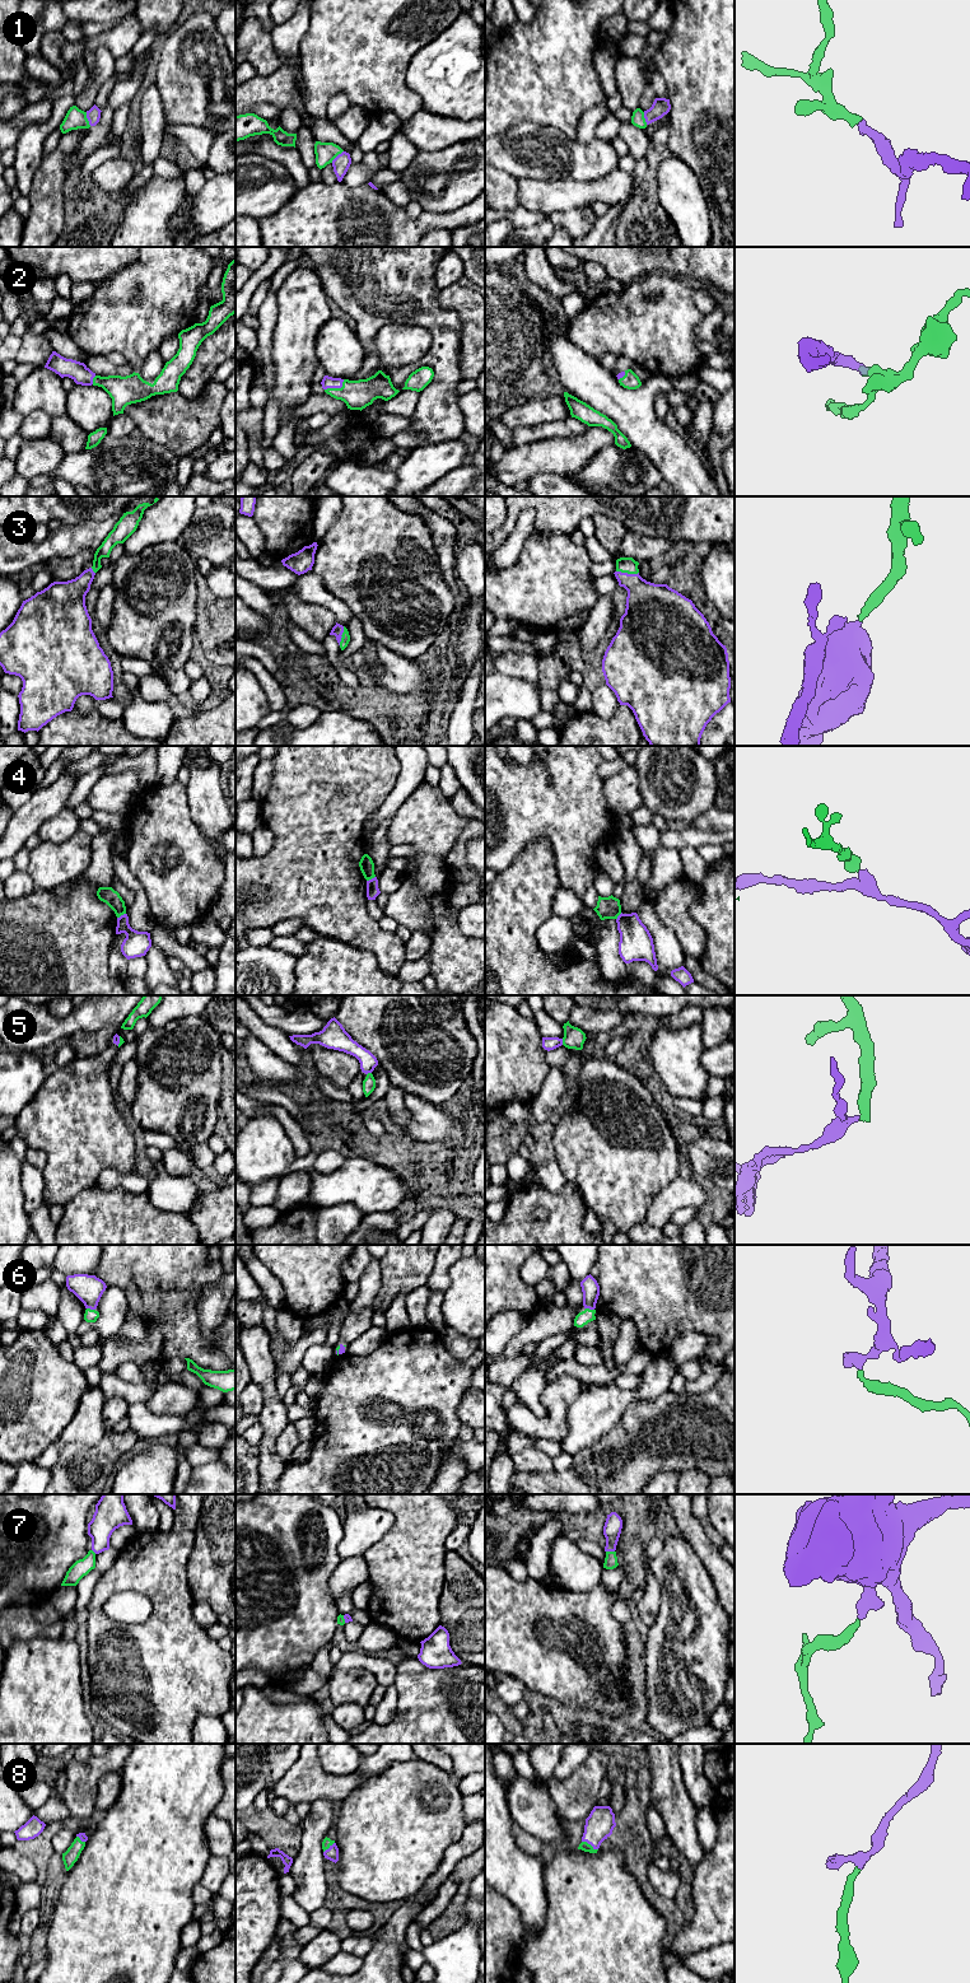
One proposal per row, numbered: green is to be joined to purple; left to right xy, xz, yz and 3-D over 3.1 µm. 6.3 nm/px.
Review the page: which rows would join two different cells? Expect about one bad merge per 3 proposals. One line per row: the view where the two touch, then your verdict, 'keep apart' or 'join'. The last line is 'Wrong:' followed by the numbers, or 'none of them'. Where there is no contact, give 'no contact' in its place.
1: contact in xy; join
2: contact in xz; join
3: contact in yz; join
4: contact in xy; keep apart
5: contact in yz; keep apart
6: contact in xy; join
7: contact in yz; join
8: contact in yz; join
Wrong: 4, 5

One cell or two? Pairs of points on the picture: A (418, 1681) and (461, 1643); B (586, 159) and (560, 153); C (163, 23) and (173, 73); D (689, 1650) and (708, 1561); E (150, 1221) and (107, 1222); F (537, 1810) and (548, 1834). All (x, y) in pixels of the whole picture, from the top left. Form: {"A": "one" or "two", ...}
{"A": "two", "B": "one", "C": "two", "D": "two", "E": "one", "F": "one"}

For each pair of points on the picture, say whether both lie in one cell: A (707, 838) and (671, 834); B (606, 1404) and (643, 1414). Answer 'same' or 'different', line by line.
A: same
B: different

